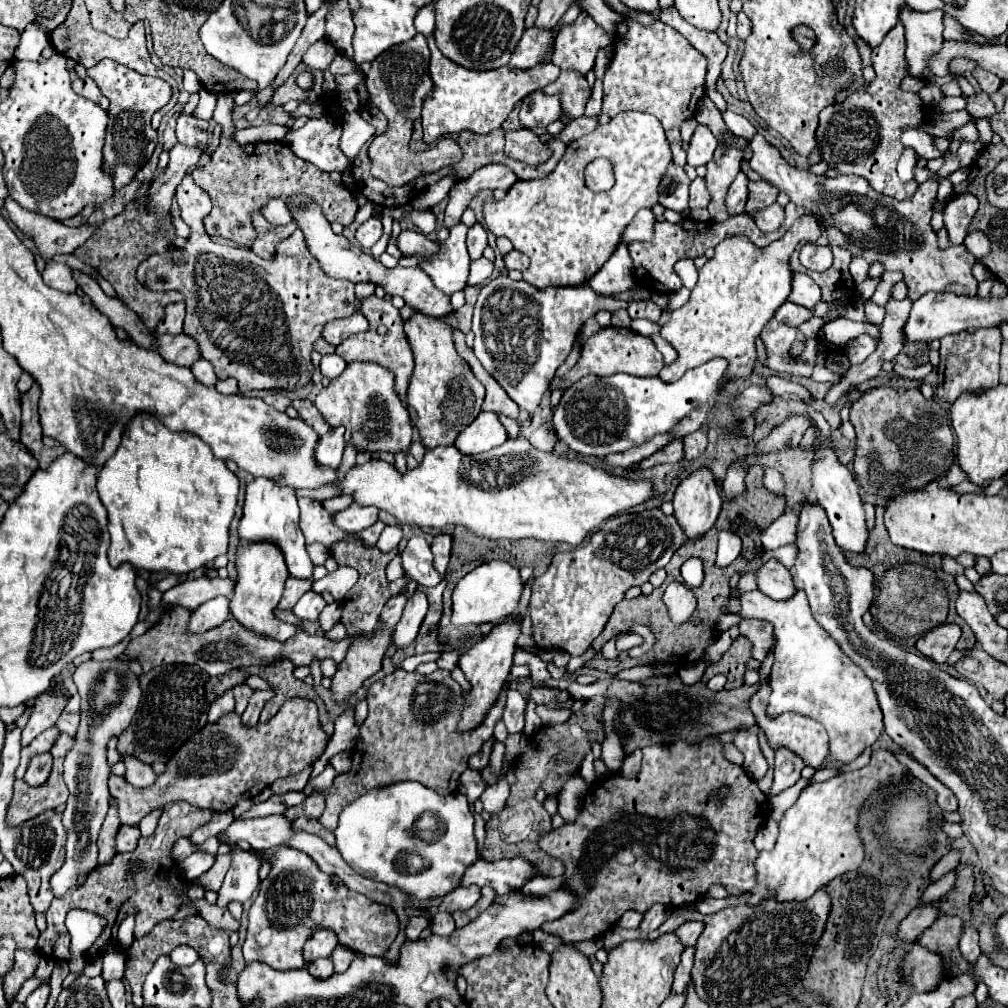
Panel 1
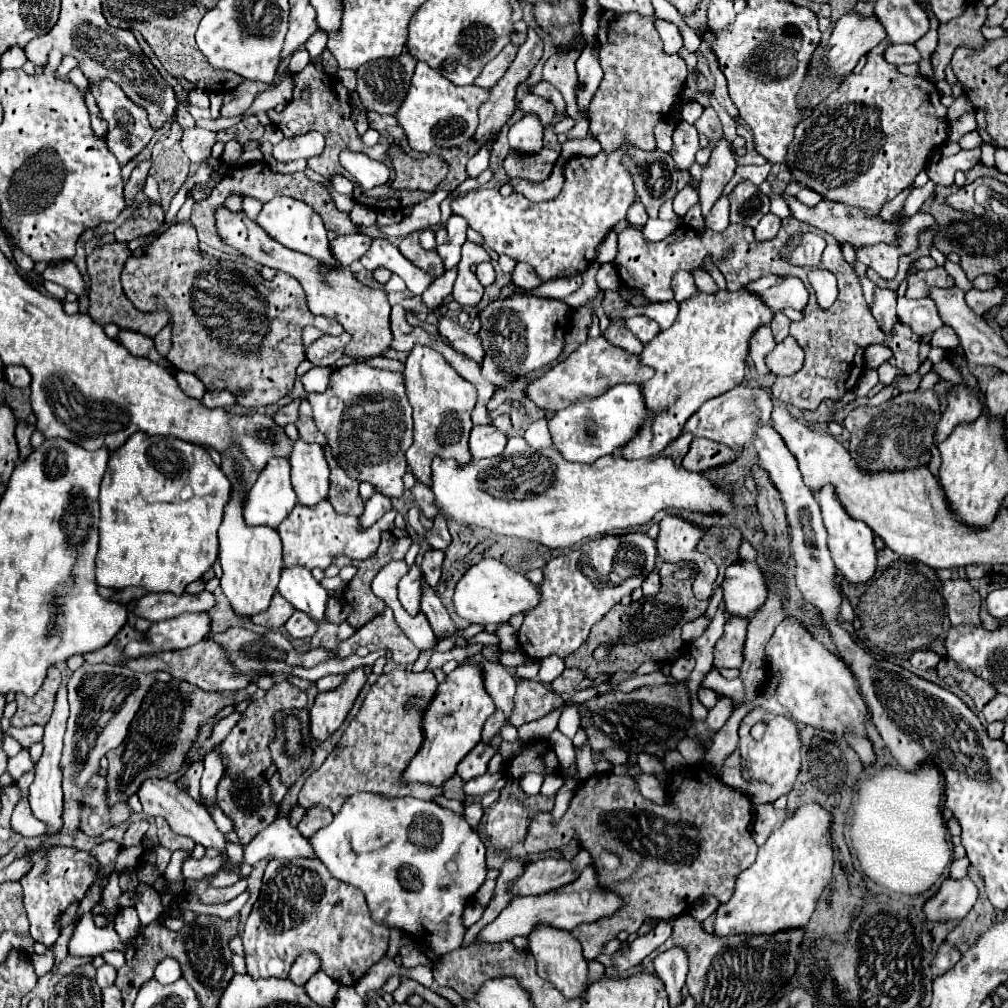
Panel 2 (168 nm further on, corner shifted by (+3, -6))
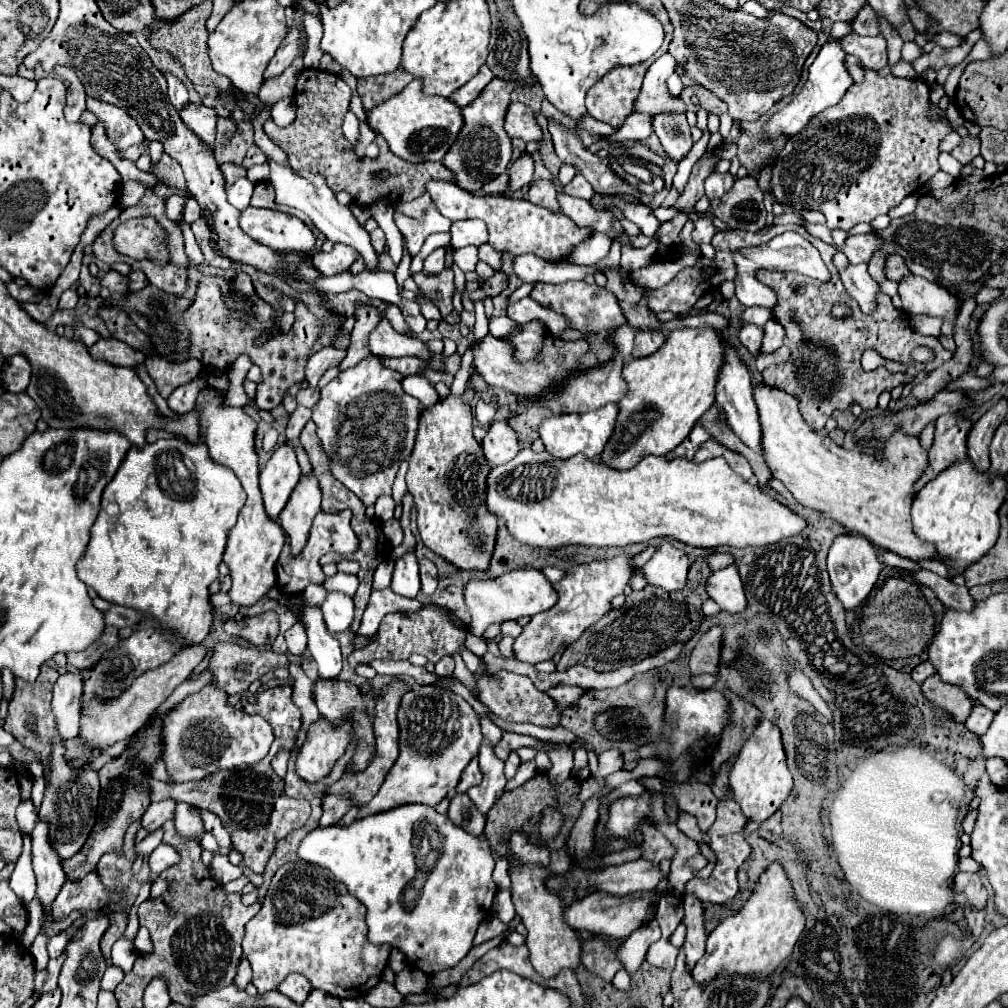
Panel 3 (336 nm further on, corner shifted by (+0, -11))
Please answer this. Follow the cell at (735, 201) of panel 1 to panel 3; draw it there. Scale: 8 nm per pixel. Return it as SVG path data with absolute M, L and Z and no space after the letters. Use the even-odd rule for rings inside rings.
M696 219L694 221L694 231L692 231L692 237L698 245L702 243L710 243L712 237L718 233L716 225L710 221L710 219Z

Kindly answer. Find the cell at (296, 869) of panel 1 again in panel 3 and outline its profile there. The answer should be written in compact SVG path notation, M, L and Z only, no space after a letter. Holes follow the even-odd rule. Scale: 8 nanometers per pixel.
M294 861L282 865L268 887L262 909L246 925L242 941L258 993L278 989L290 973L302 973L334 997L364 997L380 981L392 947L372 945L366 937L366 907L352 897L328 869Z

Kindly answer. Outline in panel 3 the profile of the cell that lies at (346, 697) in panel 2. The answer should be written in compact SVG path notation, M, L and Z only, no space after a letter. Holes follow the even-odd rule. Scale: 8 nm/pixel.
M320 717L306 733L306 741L296 761L296 773L306 781L318 781L330 773L336 759L352 739L352 727L332 727Z

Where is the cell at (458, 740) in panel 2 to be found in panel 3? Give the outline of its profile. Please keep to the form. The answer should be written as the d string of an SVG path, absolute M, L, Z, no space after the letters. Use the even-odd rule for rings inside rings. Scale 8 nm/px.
M414 685L412 691L408 691L402 697L402 703L398 709L398 721L400 721L400 757L394 763L392 771L388 773L378 795L360 809L358 817L388 811L388 809L404 805L404 803L424 803L424 805L432 805L432 807L438 805L458 785L460 773L470 763L470 759L478 755L480 743L482 743L480 715L470 707L470 703L464 697L450 695L448 689Z

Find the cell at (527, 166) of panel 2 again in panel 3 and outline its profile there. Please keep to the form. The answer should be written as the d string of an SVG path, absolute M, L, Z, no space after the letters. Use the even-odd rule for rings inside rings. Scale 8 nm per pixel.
M540 179L540 181L532 183L530 191L528 191L528 201L548 207L552 211L560 211L560 205L556 201L556 185L552 179Z

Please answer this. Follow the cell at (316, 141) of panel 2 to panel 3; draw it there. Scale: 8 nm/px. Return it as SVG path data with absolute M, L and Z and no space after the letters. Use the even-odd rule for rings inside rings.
M262 163L262 165L254 165L248 169L248 175L252 183L258 183L258 181L264 181L268 179L268 163Z

